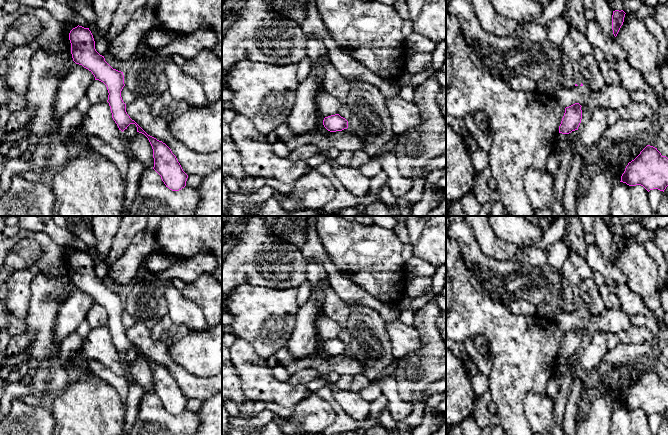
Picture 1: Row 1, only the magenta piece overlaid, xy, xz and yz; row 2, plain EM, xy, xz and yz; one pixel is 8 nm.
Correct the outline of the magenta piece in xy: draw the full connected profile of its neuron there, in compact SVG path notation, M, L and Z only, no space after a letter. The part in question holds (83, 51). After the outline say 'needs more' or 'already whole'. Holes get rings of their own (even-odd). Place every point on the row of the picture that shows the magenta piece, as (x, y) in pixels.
M77 26L69 33L71 54L76 64L92 72L95 80L103 82L108 90L108 100L112 118L122 132L130 124L135 124L137 132L144 134L153 149L153 169L172 191L179 191L186 186L188 175L183 171L176 156L162 141L148 135L126 112L126 104L121 97L124 84L123 72L113 69L95 49L95 41L89 28Z; already whole

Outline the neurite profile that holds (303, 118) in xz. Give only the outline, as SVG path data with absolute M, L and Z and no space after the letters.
M309 74L299 83L293 109L286 121L286 125L295 135L313 131L318 126L318 110L316 98L324 91L318 79Z

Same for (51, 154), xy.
M64 20L62 24L66 38L65 48L57 53L49 53L42 48L35 52L30 60L31 73L28 90L23 95L28 103L26 109L33 113L25 127L31 132L32 140L36 145L29 162L33 167L42 168L47 176L61 170L69 160L68 142L61 140L60 121L55 119L54 100L63 79L62 72L73 62L69 33L78 25L72 20Z

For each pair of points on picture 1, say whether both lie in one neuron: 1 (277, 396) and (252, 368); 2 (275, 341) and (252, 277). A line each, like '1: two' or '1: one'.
1: one
2: two

